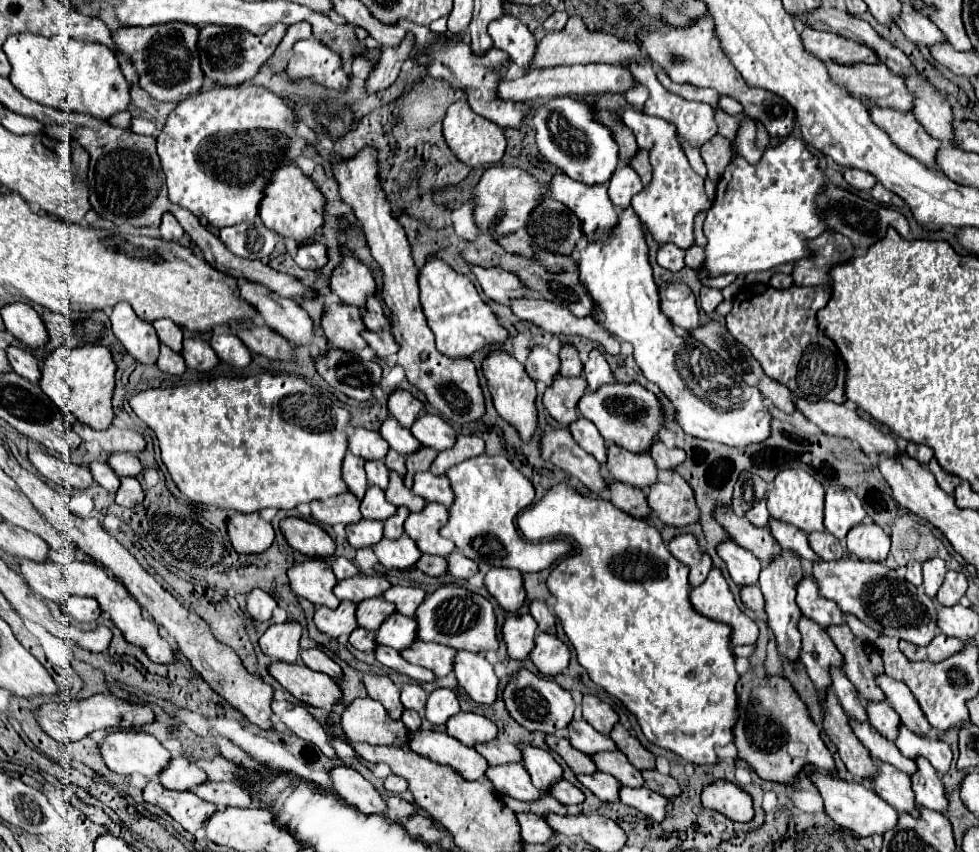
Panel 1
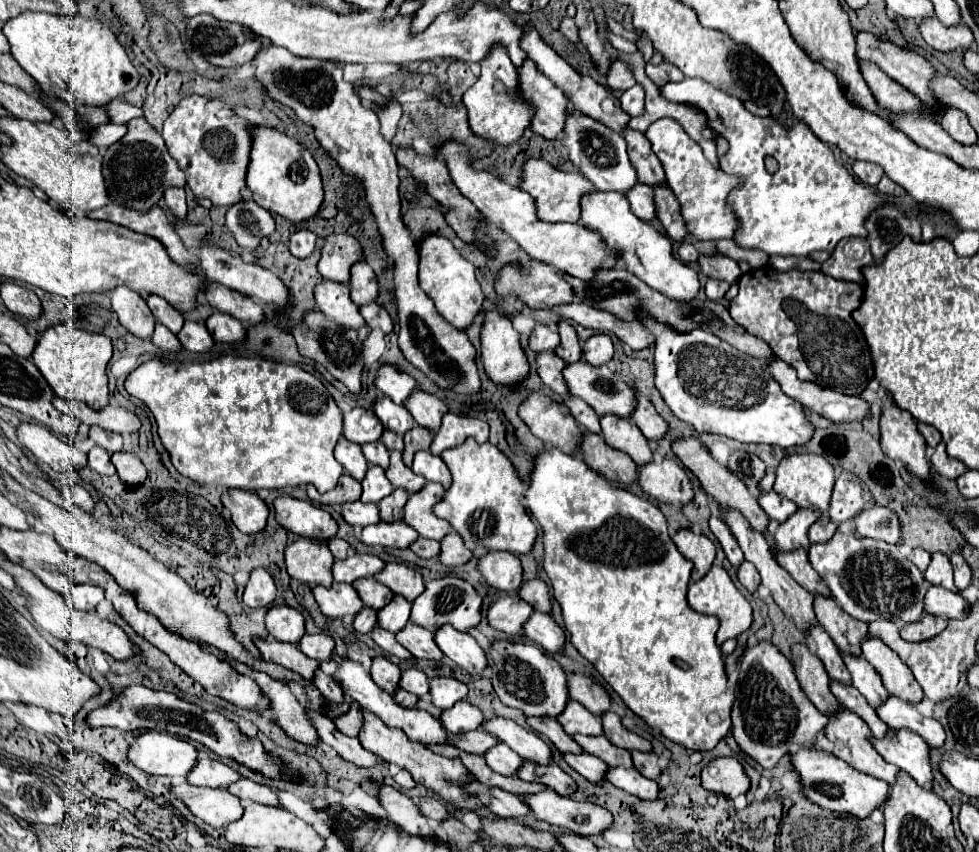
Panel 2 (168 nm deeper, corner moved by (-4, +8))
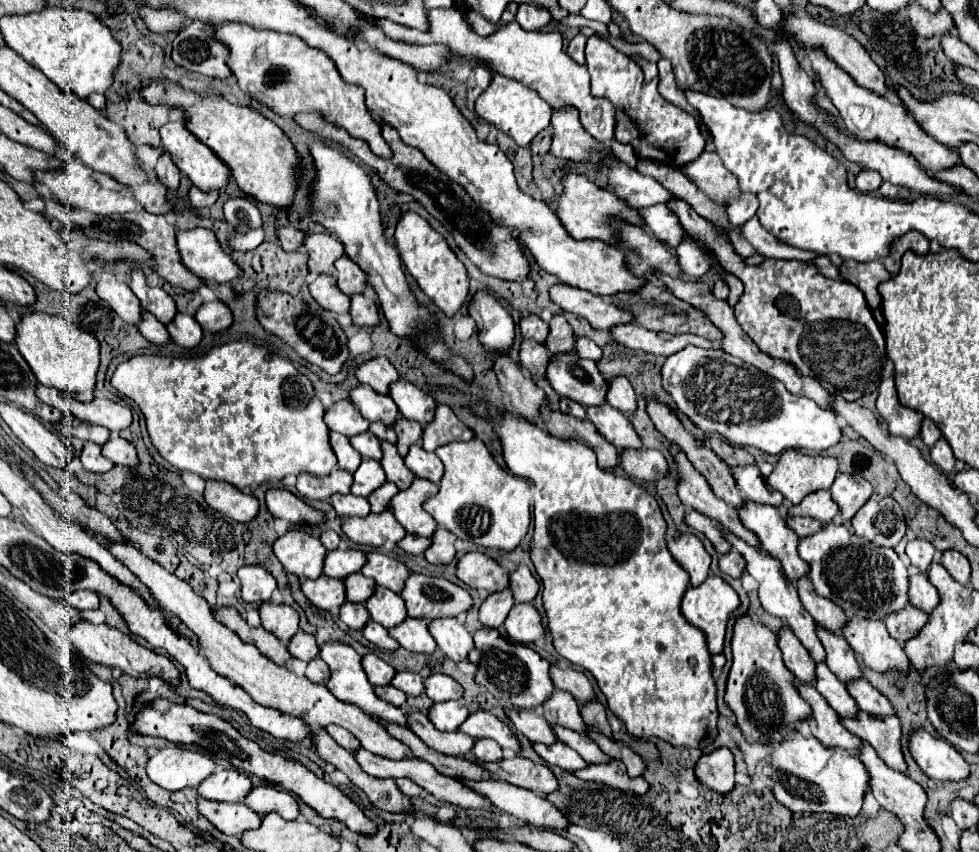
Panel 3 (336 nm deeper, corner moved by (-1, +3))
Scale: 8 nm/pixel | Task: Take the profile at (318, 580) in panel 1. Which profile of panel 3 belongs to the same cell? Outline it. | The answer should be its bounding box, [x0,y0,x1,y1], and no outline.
[272,530,326,580]

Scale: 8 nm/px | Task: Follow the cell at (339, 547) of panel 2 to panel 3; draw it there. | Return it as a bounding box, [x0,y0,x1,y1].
[320,530,340,552]

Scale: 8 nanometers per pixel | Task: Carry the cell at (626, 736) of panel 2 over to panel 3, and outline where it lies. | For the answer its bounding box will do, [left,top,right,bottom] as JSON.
[582,702,612,738]

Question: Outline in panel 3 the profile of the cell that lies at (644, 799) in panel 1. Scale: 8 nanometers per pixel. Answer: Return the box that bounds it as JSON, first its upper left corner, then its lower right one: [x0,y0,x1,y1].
[574,760,648,796]

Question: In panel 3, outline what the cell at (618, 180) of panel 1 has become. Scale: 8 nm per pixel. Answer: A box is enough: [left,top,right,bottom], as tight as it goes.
[638,204,684,255]

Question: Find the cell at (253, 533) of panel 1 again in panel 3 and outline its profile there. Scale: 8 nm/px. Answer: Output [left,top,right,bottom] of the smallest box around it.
[204,482,258,524]

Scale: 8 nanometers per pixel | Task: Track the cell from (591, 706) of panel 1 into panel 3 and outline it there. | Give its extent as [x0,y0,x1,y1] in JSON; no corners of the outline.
[550,666,596,704]

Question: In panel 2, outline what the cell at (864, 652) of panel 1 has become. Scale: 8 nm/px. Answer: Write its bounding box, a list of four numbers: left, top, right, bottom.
[813,595,867,655]

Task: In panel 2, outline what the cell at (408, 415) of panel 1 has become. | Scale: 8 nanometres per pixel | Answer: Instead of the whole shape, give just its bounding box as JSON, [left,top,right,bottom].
[375,363,415,405]

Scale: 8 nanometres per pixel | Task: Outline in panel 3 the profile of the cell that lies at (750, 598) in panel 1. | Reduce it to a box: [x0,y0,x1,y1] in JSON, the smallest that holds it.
[720,550,746,578]

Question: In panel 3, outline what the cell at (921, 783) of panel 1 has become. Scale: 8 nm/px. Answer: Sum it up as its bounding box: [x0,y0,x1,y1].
[844,712,908,772]

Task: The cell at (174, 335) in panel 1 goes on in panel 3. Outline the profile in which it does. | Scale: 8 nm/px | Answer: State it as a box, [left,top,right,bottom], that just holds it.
[130,268,176,324]

